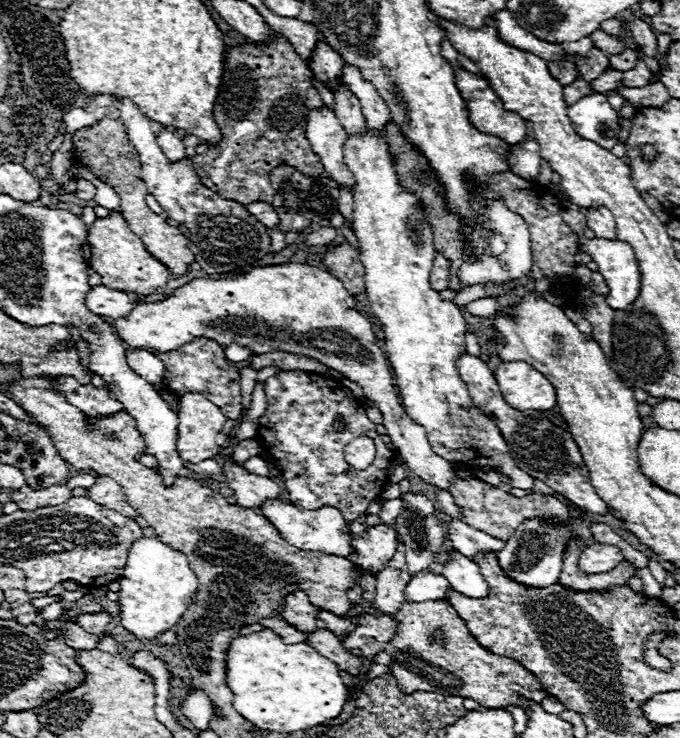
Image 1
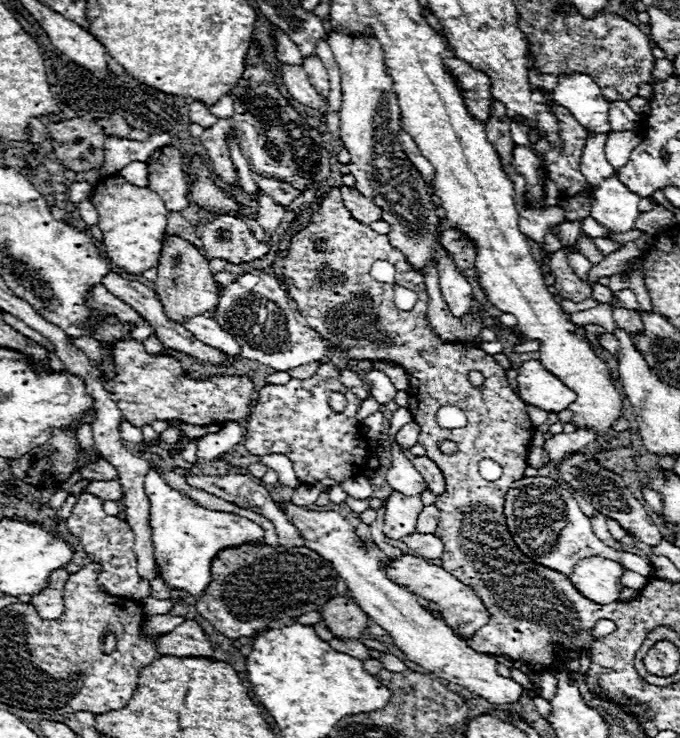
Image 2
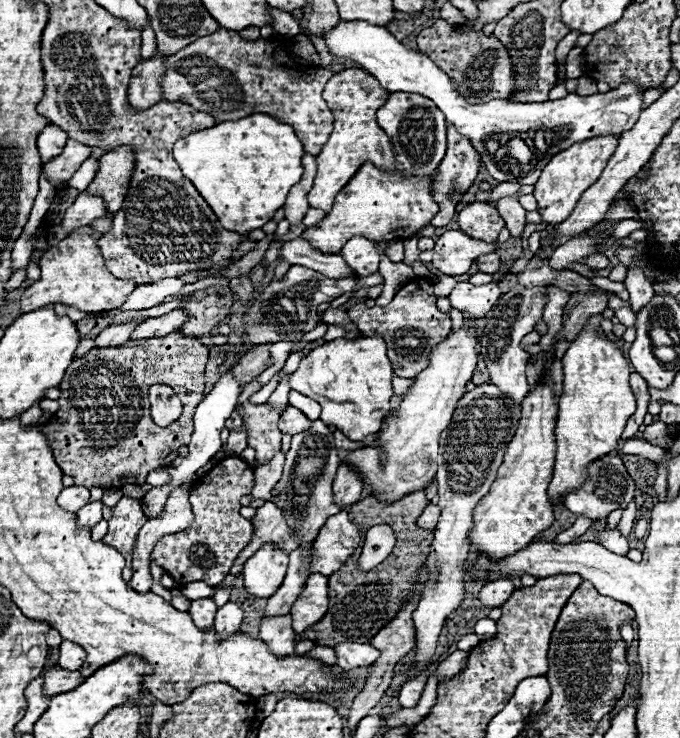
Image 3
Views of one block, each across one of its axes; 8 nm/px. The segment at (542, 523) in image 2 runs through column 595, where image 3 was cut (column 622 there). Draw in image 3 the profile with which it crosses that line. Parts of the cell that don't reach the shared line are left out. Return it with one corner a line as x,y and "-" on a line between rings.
604,524
600,530
596,530
596,542
602,544
604,548
608,548
610,552
620,554
620,556
626,556
628,550
630,550
630,548
628,548
628,538
620,534
618,526
616,526
616,528
608,528
608,526

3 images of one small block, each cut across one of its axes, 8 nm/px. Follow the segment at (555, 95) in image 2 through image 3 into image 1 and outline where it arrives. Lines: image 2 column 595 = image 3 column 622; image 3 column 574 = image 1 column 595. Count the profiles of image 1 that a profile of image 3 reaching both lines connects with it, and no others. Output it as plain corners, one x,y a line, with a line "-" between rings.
604,94
580,98
568,106
568,118
582,138
592,140
608,150
618,144
618,114

